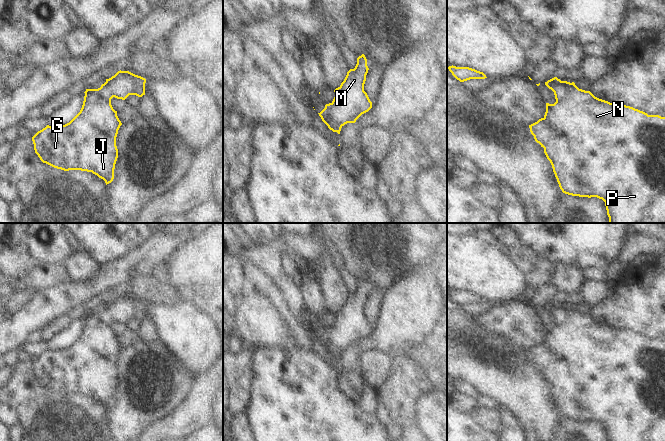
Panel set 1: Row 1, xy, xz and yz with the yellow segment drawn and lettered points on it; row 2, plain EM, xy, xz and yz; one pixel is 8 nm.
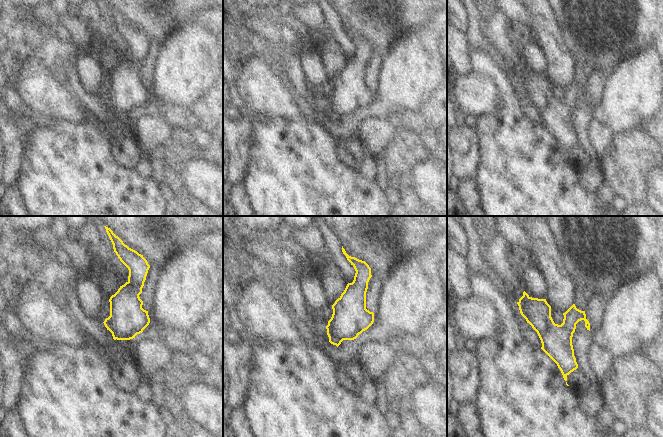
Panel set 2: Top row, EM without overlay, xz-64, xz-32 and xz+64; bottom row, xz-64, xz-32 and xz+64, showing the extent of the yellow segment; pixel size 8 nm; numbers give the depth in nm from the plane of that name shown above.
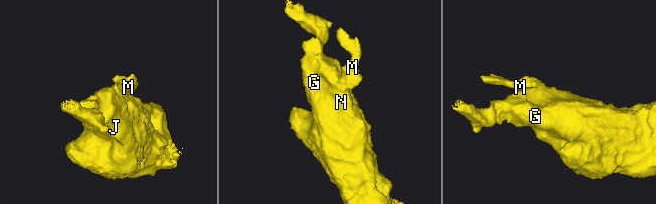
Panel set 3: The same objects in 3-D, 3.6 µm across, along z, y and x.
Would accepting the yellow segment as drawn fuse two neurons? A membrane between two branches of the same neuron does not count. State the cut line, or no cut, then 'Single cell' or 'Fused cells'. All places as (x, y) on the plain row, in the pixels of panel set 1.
No split. Single cell

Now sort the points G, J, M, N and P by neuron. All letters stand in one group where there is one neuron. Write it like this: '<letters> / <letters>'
G J M N P

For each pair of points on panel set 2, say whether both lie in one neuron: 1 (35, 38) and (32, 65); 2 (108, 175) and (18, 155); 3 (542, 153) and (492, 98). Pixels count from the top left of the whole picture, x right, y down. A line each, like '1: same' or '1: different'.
1: different
2: different
3: different

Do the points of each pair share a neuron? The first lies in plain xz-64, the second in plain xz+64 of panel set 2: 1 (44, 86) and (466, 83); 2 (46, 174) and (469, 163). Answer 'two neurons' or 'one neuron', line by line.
1: one neuron
2: two neurons

